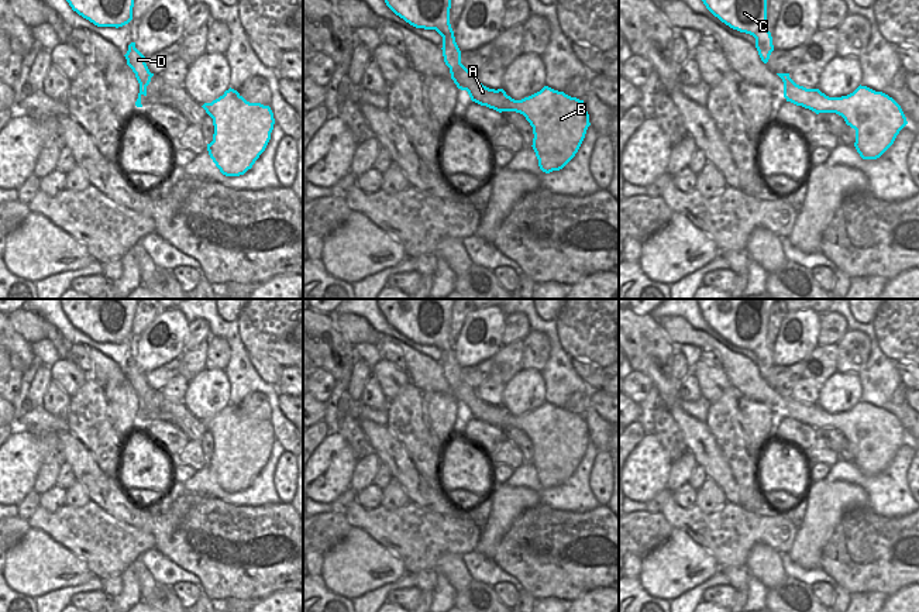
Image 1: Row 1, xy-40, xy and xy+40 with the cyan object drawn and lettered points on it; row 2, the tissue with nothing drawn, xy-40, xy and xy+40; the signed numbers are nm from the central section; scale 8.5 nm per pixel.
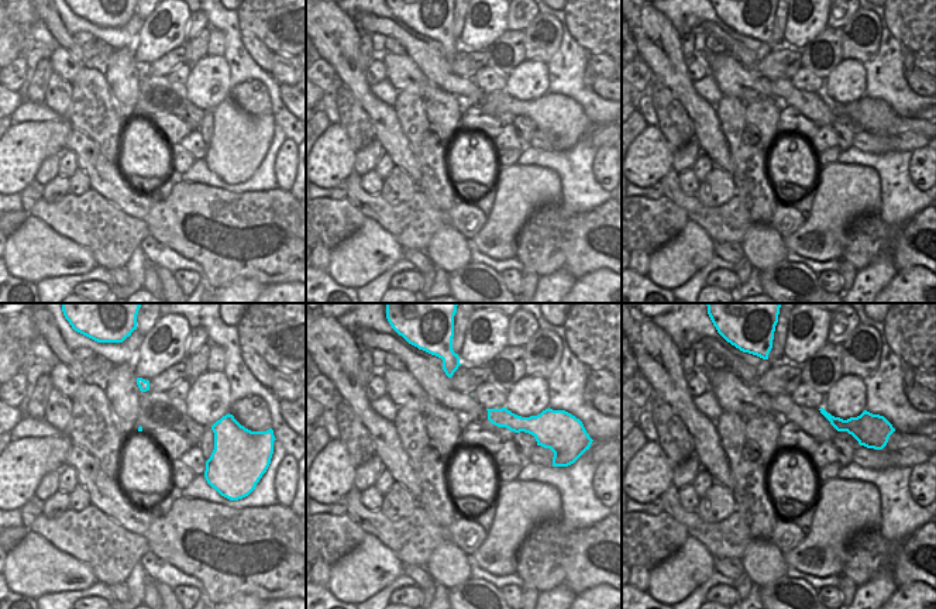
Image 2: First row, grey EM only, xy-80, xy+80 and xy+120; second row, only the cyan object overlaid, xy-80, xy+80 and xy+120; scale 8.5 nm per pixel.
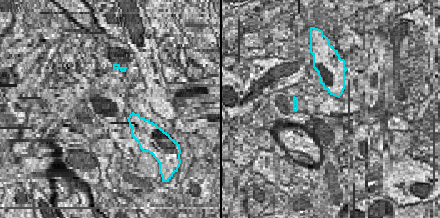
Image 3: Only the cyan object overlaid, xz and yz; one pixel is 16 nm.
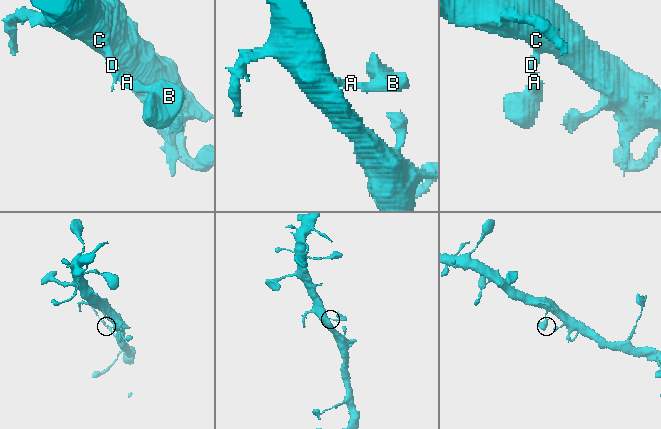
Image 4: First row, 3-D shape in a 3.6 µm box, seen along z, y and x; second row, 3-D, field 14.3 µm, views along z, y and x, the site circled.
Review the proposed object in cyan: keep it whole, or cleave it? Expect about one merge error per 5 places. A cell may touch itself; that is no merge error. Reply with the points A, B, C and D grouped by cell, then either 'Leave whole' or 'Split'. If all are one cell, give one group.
Groups: A B C D. Leave whole

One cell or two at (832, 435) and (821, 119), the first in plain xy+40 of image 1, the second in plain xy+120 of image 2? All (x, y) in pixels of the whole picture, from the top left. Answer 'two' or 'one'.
two

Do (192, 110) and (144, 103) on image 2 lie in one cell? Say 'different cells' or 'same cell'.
same cell

